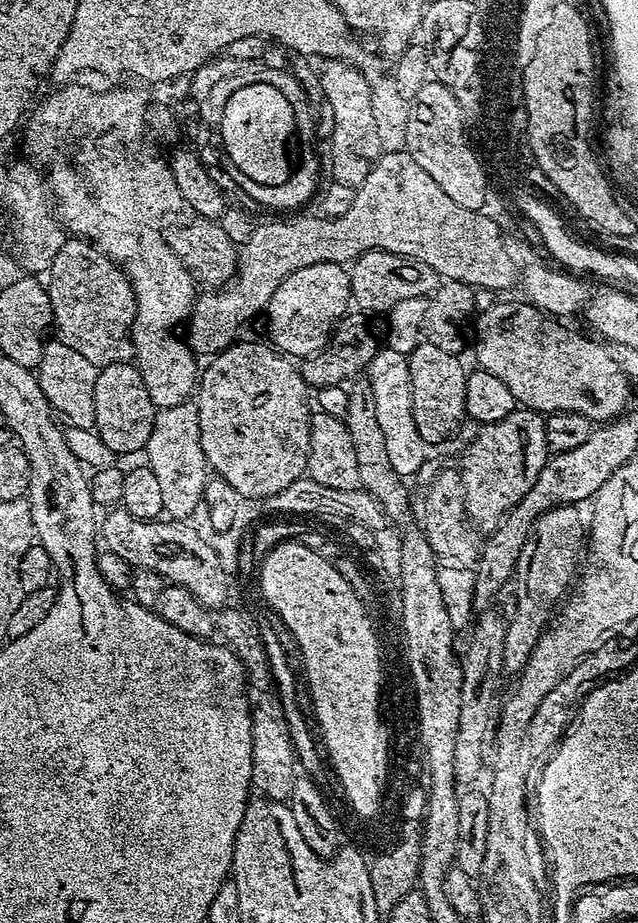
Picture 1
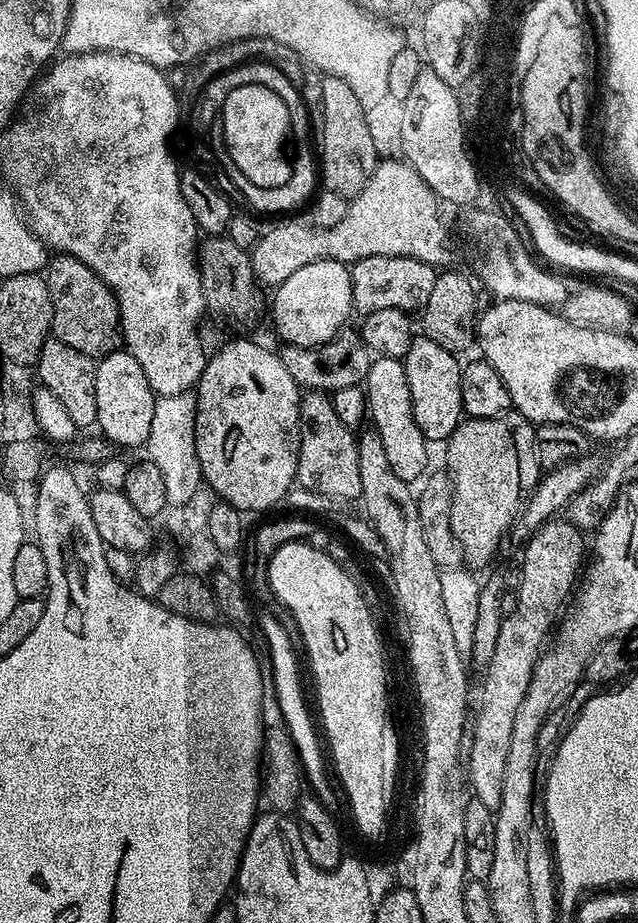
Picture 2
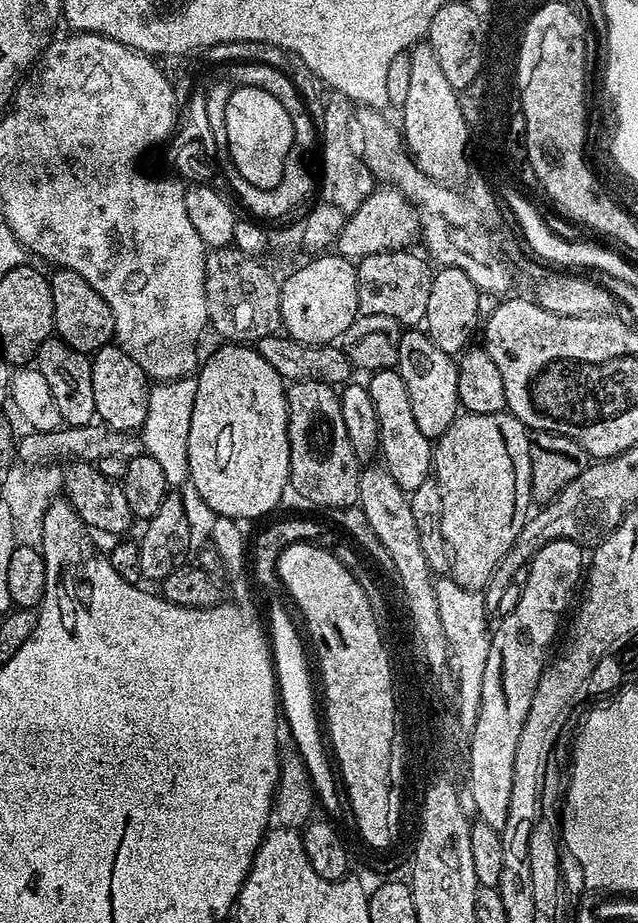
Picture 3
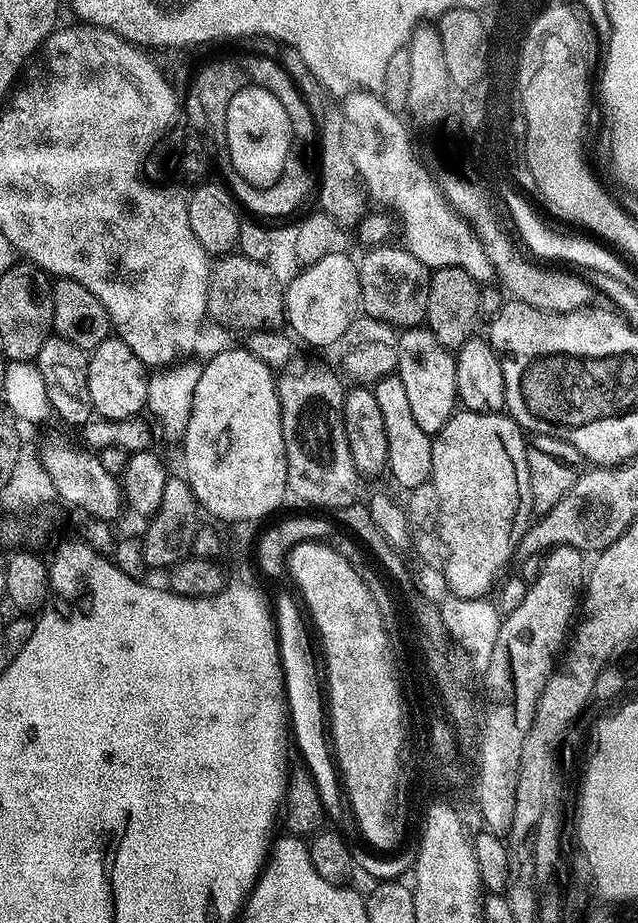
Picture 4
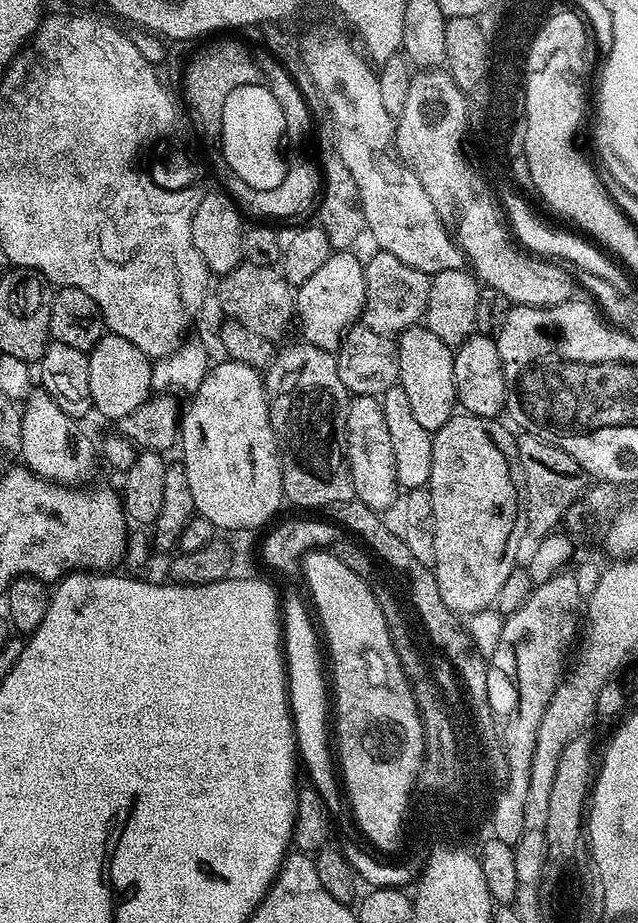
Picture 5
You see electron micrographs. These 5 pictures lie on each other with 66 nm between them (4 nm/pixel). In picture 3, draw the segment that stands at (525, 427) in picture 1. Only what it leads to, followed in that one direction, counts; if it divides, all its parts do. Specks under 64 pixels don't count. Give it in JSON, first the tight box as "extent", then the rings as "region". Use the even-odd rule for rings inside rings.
{"extent":[434,410,533,589],"region":[[[505,410],[503,412],[495,412],[494,414],[467,414],[457,415],[455,422],[441,434],[434,444],[434,479],[440,486],[442,494],[442,534],[446,538],[446,542],[450,542],[450,550],[452,551],[452,570],[451,579],[457,580],[463,588],[483,589],[487,584],[490,574],[494,574],[494,566],[498,566],[498,562],[502,562],[502,558],[506,554],[506,550],[510,550],[510,546],[514,546],[514,542],[518,538],[518,534],[522,530],[524,523],[529,520],[530,509],[533,507],[532,499],[532,479],[530,478],[530,432],[525,428],[517,416]]]}

